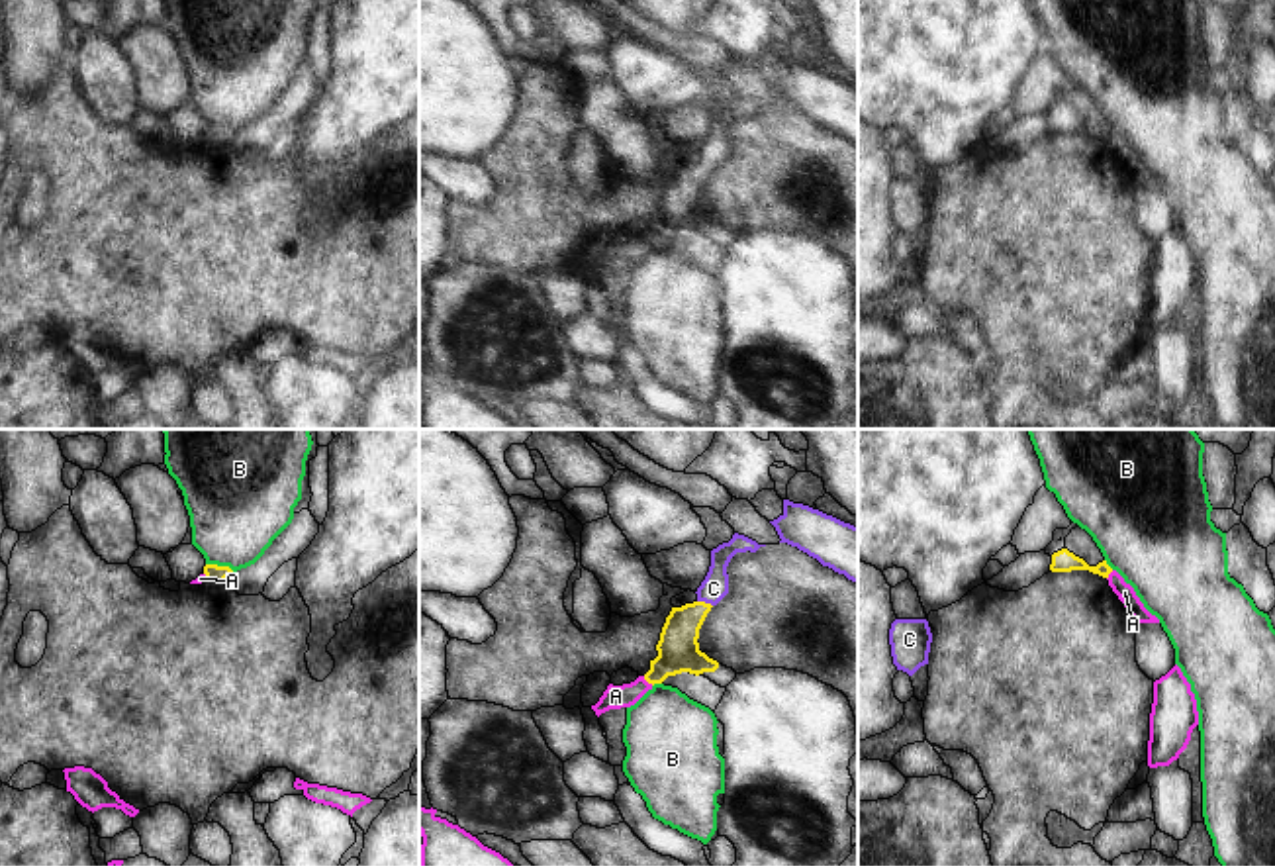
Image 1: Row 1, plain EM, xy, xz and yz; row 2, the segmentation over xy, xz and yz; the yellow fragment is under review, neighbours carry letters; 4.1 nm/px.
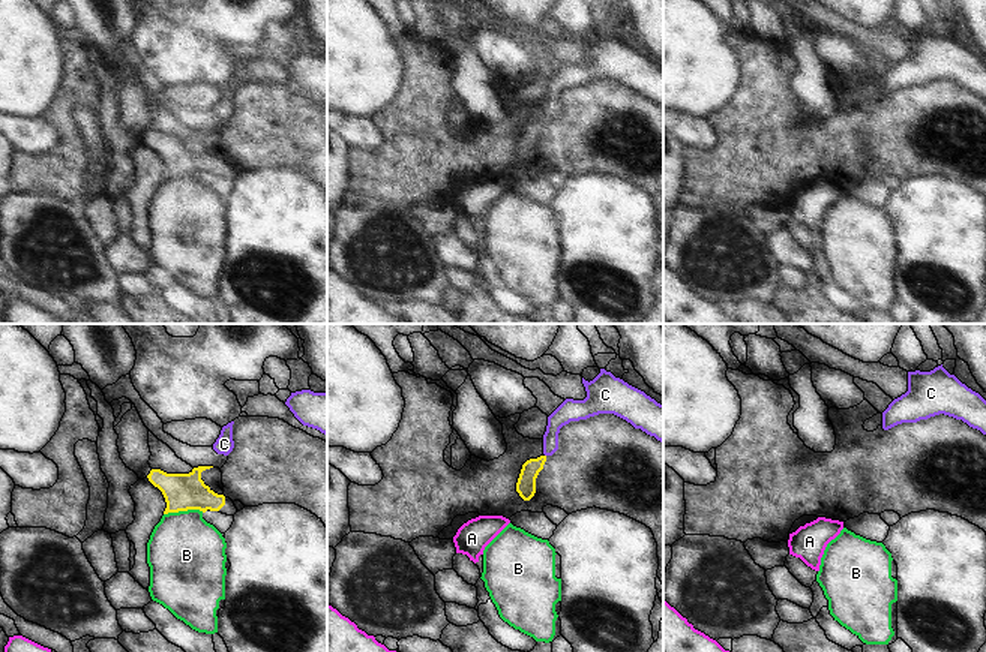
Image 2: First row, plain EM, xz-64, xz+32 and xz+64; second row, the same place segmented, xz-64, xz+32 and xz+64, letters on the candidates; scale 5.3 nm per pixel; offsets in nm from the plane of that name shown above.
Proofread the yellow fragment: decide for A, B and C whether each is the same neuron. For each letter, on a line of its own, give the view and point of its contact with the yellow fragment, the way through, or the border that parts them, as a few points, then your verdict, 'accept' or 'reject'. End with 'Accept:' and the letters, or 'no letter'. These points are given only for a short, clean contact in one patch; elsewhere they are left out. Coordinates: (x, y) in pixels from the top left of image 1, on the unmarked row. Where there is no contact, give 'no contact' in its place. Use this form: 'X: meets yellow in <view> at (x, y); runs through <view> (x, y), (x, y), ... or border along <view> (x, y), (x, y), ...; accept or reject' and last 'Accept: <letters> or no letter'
A: meets yellow in xz at (649, 243); border along xz (643, 238), (653, 245); reject
B: meets yellow in xy at (220, 128); border along xy (206, 124), (234, 132); reject
C: meets yellow in xz at (704, 163); runs through xz (678, 212), (682, 187), (704, 163), (713, 149); accept
Accept: C

